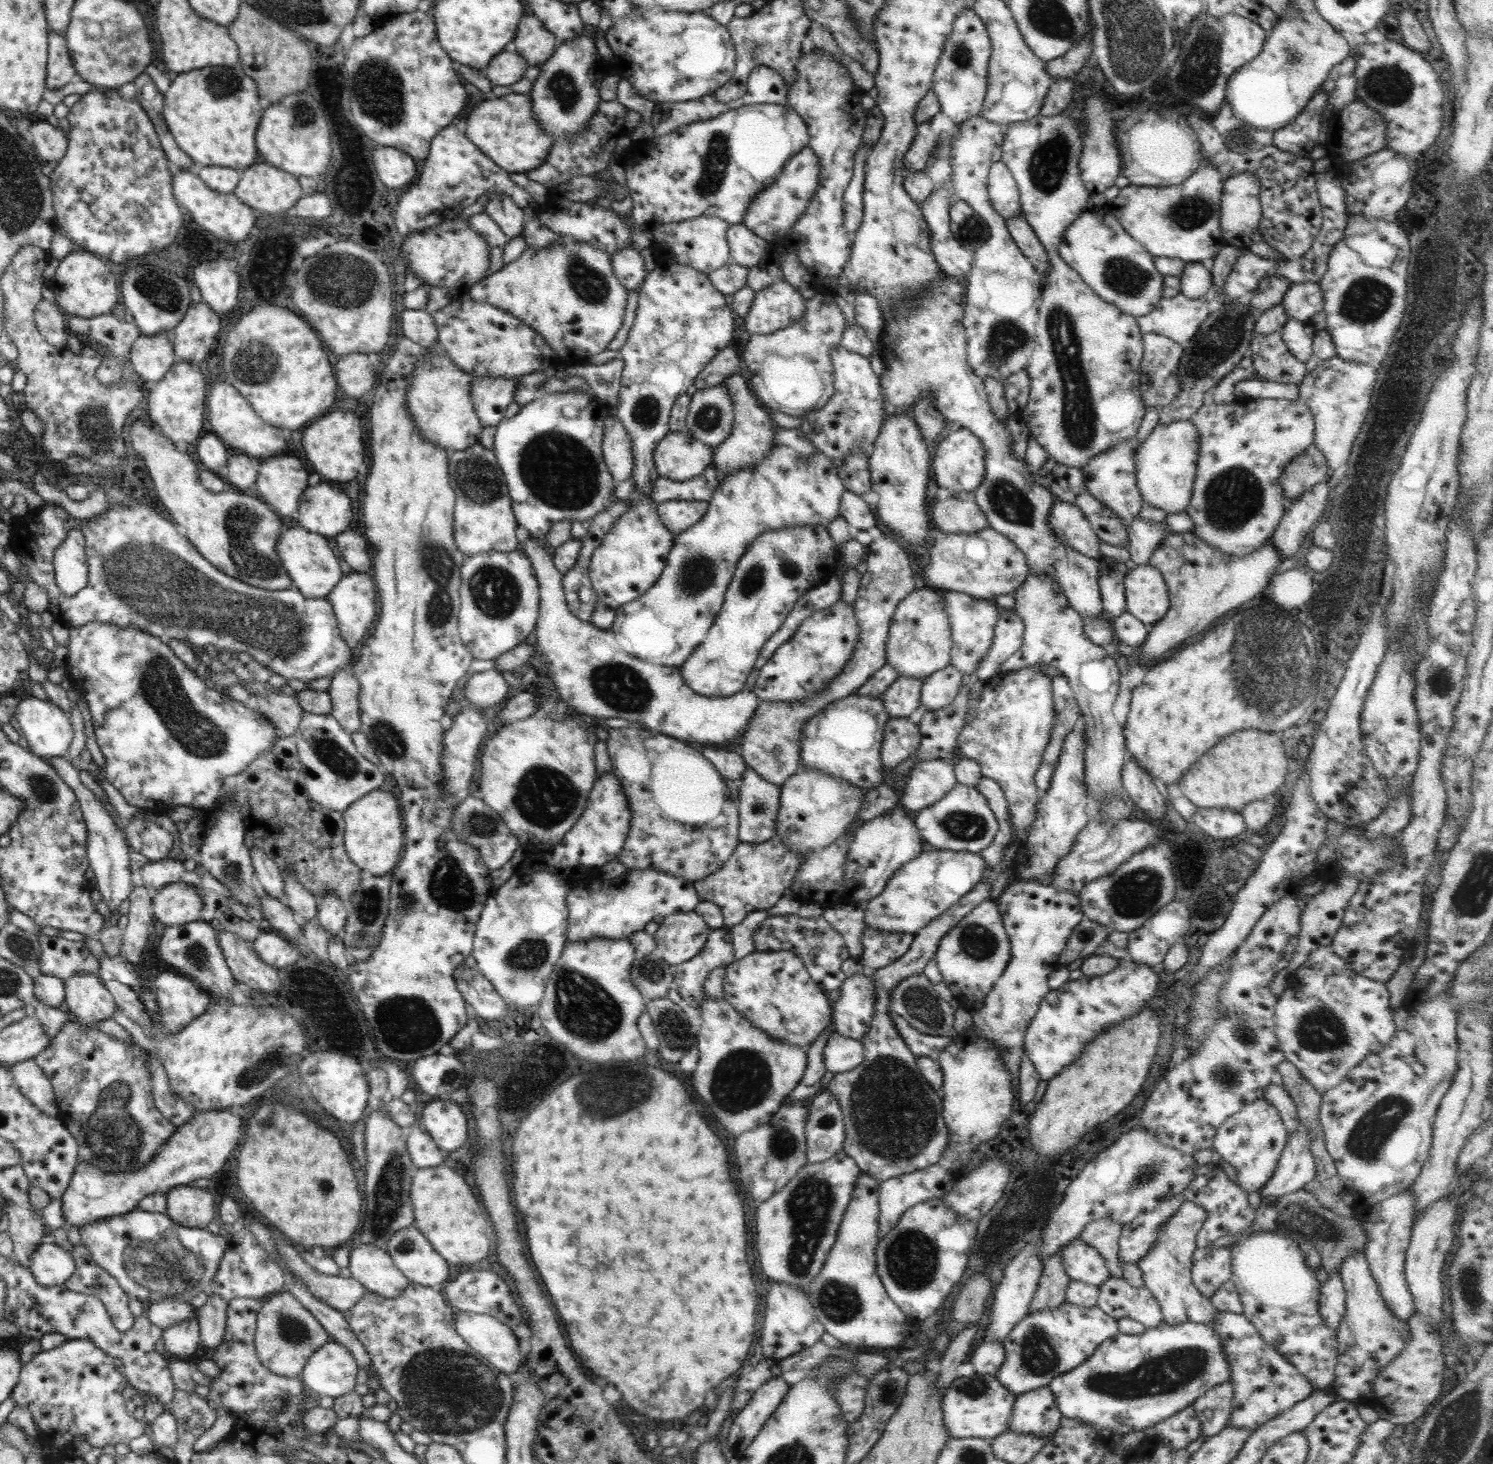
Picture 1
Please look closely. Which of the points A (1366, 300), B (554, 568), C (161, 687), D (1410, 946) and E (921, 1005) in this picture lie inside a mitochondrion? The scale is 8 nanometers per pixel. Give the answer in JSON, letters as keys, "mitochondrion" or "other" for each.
{"A":"mitochondrion","B":"other","C":"mitochondrion","D":"other","E":"mitochondrion"}

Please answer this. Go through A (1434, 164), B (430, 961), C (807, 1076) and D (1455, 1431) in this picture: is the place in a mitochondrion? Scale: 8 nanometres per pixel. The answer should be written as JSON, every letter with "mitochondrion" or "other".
{"A":"other","B":"other","C":"other","D":"mitochondrion"}

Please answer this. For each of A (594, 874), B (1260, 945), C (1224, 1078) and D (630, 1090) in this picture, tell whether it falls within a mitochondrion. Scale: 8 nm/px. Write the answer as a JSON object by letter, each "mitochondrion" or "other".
{"A":"other","B":"other","C":"mitochondrion","D":"mitochondrion"}

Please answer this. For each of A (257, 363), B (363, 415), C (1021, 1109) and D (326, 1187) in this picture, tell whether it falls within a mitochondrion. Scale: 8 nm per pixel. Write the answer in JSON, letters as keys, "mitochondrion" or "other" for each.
{"A":"mitochondrion","B":"other","C":"other","D":"other"}

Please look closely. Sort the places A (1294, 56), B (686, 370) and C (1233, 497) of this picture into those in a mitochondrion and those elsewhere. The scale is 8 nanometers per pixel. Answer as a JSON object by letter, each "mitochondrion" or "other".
{"A":"mitochondrion","B":"other","C":"mitochondrion"}

